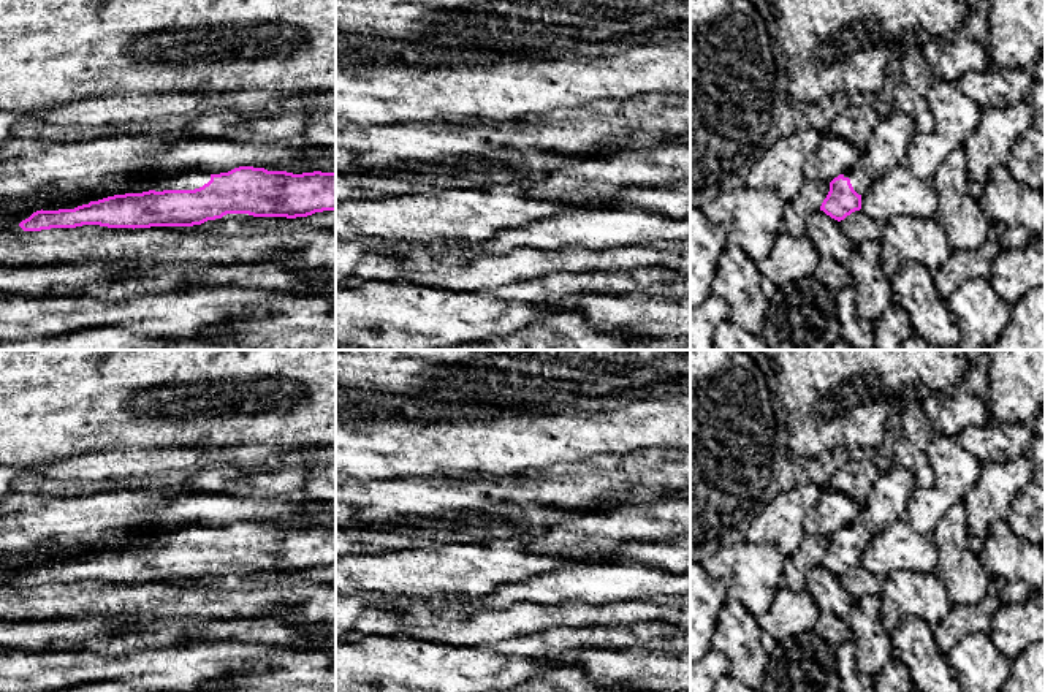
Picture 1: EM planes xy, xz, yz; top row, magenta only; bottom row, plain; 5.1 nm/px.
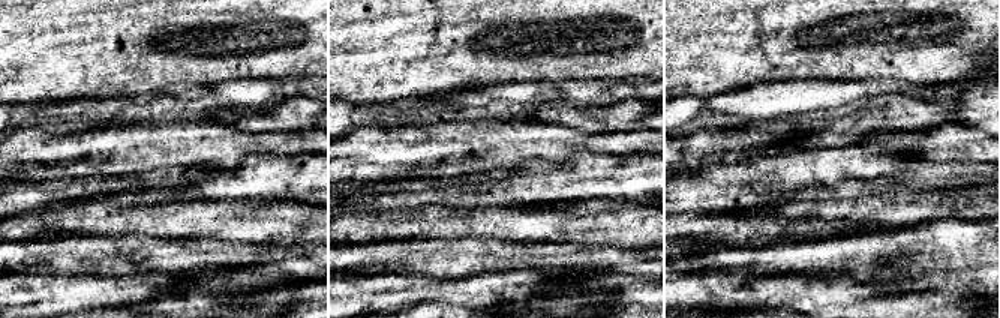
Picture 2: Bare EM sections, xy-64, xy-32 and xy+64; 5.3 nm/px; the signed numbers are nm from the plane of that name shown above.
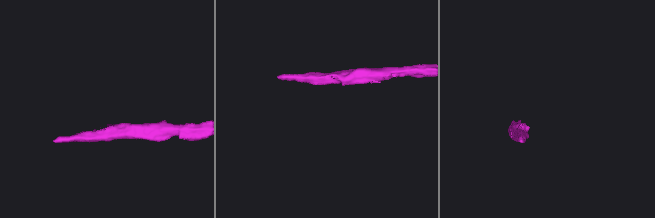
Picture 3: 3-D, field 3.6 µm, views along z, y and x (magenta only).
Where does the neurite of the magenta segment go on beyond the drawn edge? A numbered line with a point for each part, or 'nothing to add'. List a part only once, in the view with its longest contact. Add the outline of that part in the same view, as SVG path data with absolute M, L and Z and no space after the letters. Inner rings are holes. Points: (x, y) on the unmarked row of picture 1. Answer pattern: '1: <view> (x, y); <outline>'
1: xy (53, 555); M141 526L141 534L130 545L109 545L106 548L76 548L68 549L63 546L48 546L43 551L35 551L27 554L22 565L13 567L10 564L0 565L0 583L19 580L22 575L28 573L36 565L59 565L59 564L74 564L90 556L98 556L114 549L125 548L142 548L149 545L195 545L203 542L211 535L207 527L185 527L169 535L157 535L150 530L150 526Z

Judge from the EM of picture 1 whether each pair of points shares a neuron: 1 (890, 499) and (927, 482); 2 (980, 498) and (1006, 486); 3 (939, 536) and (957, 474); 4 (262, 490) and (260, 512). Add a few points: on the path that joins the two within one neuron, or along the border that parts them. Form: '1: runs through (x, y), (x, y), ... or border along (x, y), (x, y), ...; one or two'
1: border along (904, 466), (915, 485); two
2: runs through (987, 498), (999, 488); one
3: border along (942, 518), (931, 534); two
4: border along (225, 493), (255, 499), (276, 499), (279, 502); two

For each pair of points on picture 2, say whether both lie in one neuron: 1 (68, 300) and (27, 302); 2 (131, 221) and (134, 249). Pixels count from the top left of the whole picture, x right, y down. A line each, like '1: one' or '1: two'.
1: one
2: two

